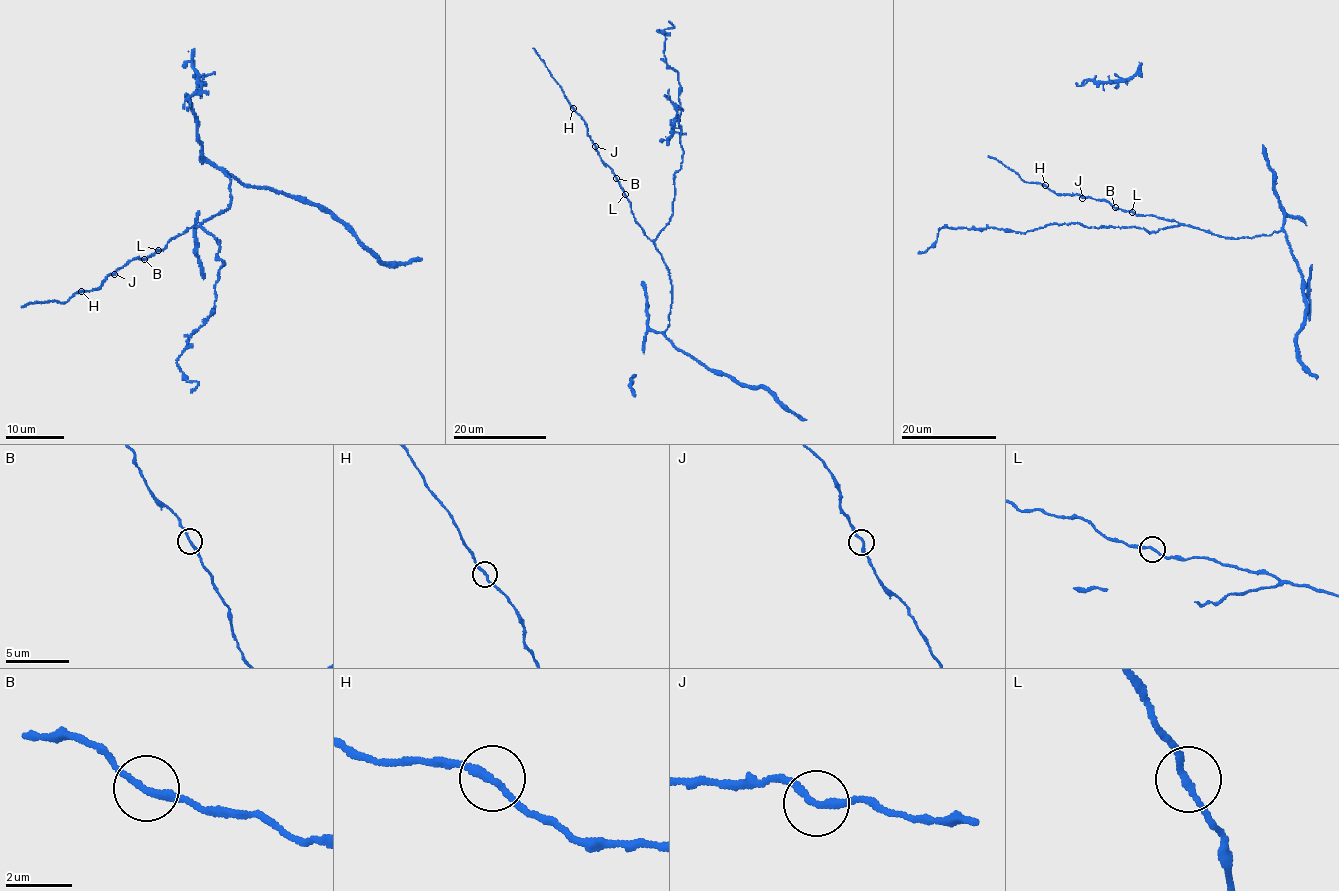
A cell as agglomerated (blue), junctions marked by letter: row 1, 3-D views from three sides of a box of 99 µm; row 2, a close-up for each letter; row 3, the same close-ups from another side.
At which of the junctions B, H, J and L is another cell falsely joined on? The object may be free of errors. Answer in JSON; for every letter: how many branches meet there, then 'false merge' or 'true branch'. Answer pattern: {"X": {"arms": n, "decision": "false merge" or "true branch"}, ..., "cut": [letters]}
{"B": {"arms": 2, "decision": "true branch"}, "H": {"arms": 2, "decision": "true branch"}, "J": {"arms": 2, "decision": "true branch"}, "L": {"arms": 2, "decision": "true branch"}, "cut": []}

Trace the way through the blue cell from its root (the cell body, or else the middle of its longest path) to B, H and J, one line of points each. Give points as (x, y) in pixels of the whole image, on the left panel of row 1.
B: (202, 227), (188, 229), (171, 239), (165, 248), (144, 259)
H: (202, 227), (188, 229), (171, 239), (165, 248), (146, 259), (129, 261), (107, 276), (100, 288), (81, 290)
J: (202, 227), (188, 229), (171, 239), (163, 250), (146, 259), (129, 261), (114, 274)

